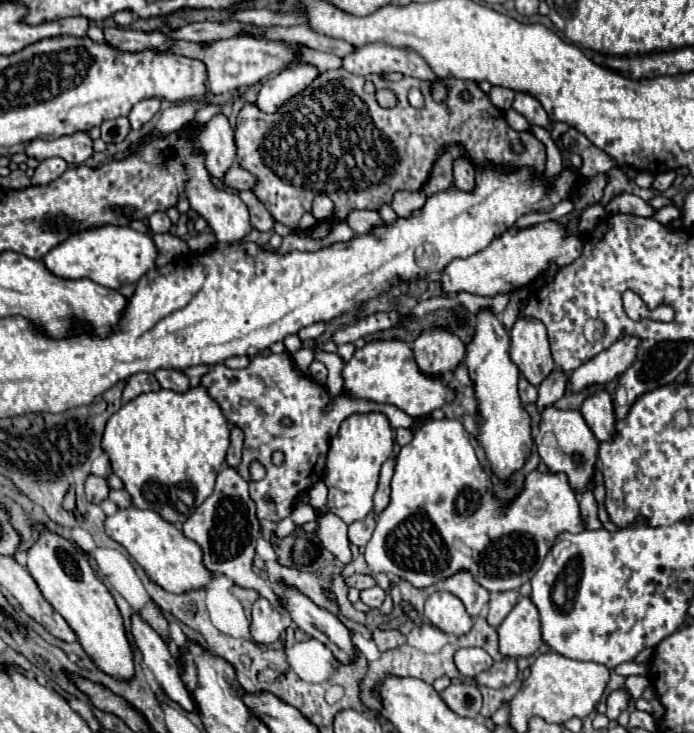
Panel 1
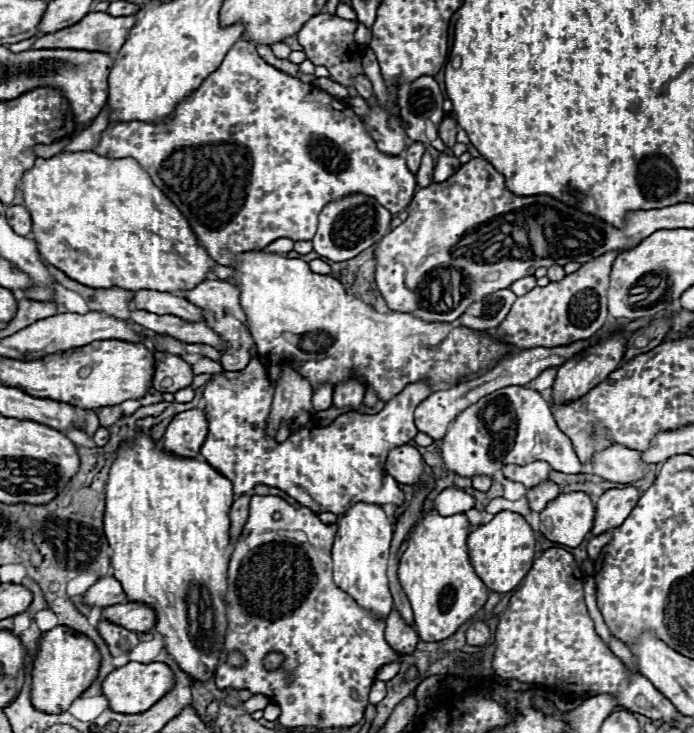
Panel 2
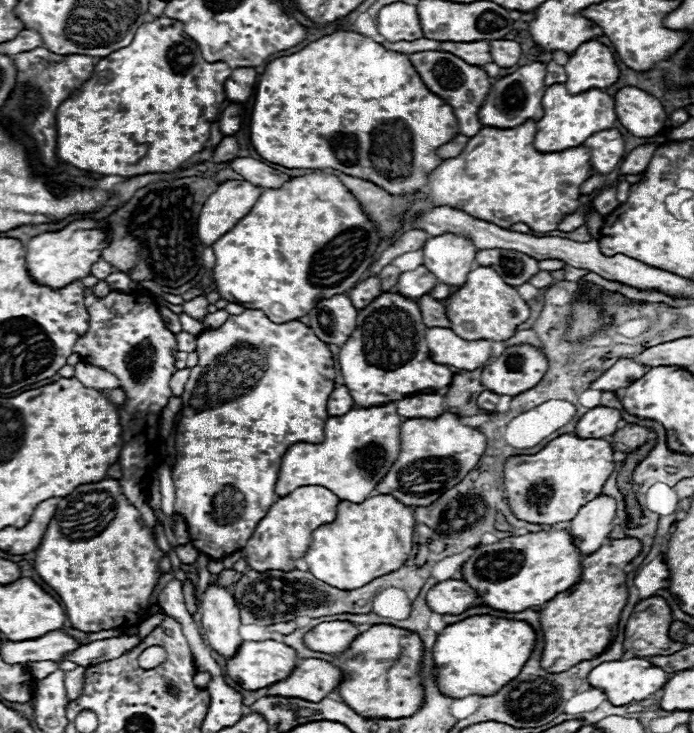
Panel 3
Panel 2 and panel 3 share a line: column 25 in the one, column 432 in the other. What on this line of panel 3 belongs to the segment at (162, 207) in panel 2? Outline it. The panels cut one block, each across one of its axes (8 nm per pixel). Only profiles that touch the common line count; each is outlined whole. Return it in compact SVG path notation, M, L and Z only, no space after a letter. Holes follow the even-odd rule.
M528 120L514 128L482 128L470 142L464 146L460 156L444 160L428 178L428 196L432 204L454 206L466 214L492 222L500 228L510 228L516 222L526 224L532 232L550 232L568 216L574 214L580 206L578 188L592 176L590 154L584 150L584 144L562 150L562 152L538 152L532 142L536 134L536 122Z

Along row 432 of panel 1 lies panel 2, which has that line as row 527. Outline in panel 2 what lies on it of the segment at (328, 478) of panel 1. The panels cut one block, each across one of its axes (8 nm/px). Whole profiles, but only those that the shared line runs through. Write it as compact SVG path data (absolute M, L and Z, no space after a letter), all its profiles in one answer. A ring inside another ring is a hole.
M364 502L352 504L346 512L338 516L336 524L338 524L338 532L332 548L334 582L340 590L348 592L362 608L376 612L378 618L384 620L392 610L386 564L388 564L388 548L390 548L394 526L384 514L382 506L364 504Z

